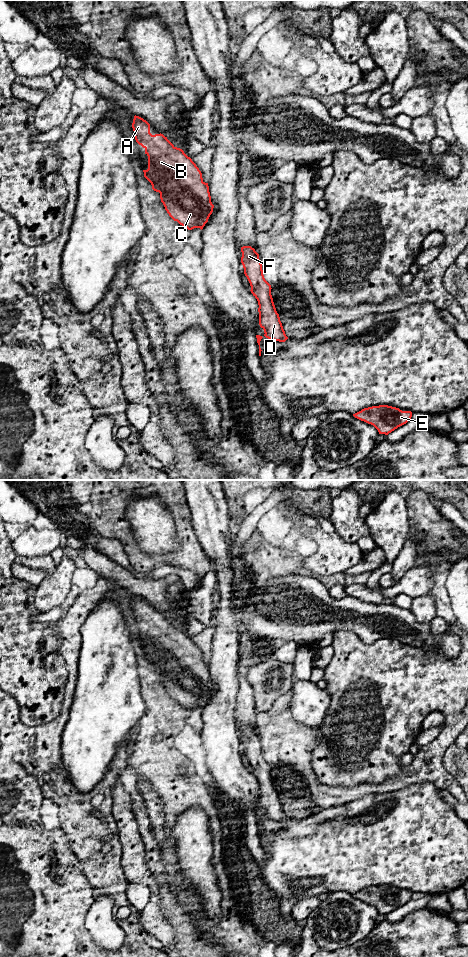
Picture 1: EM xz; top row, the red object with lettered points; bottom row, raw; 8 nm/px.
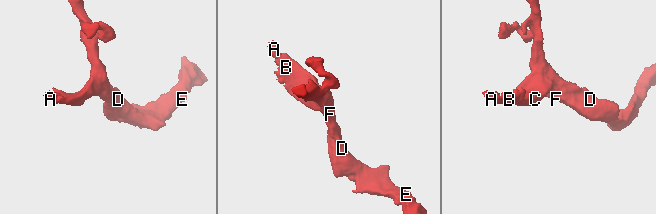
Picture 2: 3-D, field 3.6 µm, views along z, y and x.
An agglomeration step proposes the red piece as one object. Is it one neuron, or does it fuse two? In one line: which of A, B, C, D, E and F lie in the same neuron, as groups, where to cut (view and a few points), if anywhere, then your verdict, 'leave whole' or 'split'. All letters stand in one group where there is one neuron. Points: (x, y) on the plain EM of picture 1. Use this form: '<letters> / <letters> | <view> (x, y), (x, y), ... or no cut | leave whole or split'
A B C D E F | no cut | leave whole

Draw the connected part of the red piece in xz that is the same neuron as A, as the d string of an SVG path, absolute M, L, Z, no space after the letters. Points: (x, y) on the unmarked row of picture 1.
M135 595L132 608L136 622L145 629L145 634L148 636L148 649L143 650L144 657L151 663L152 669L160 673L161 682L169 696L188 710L194 708L202 710L213 692L214 685L211 682L208 663L203 661L199 648L182 629L175 627L163 614L152 615L150 604L143 598Z

